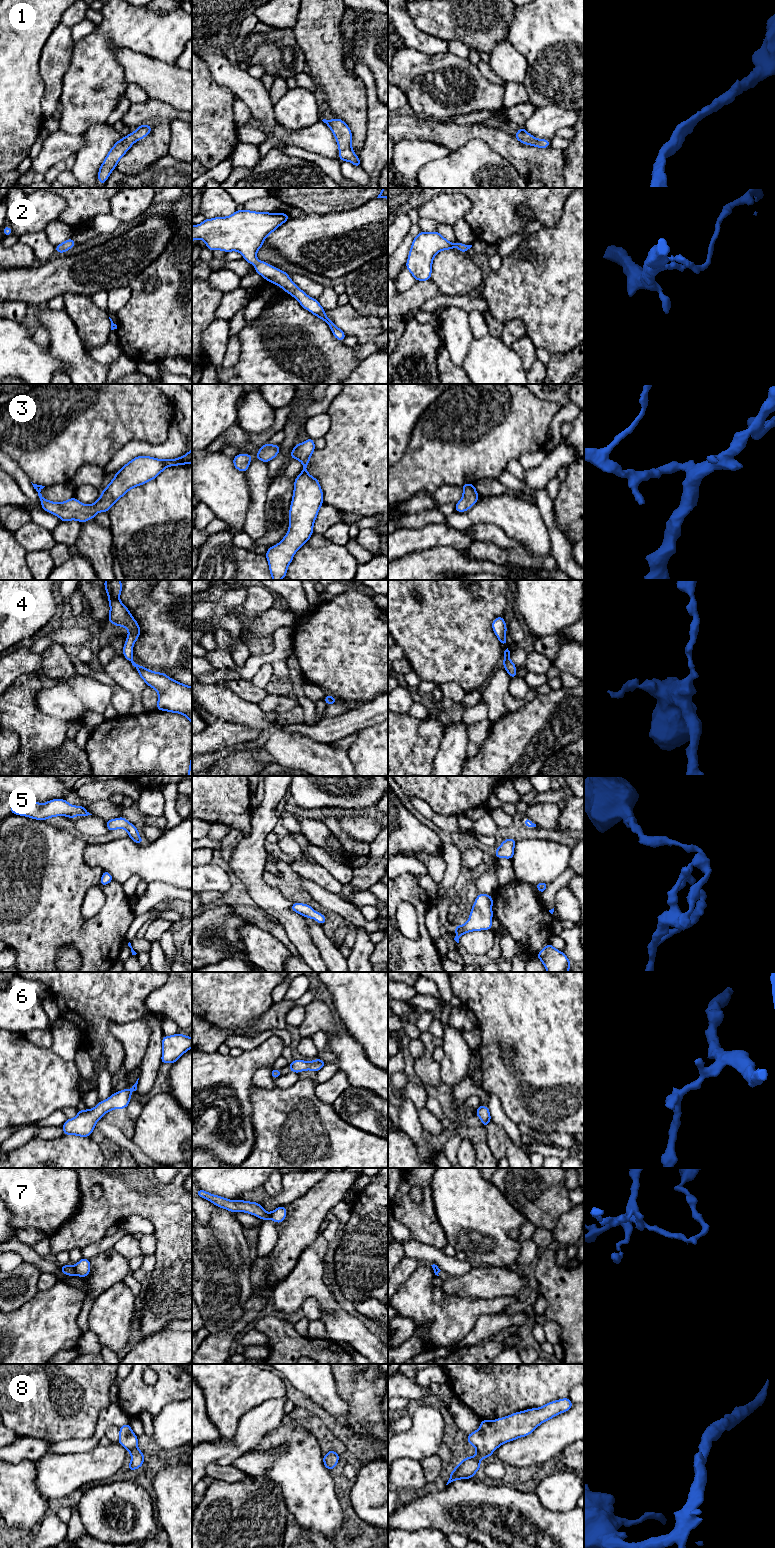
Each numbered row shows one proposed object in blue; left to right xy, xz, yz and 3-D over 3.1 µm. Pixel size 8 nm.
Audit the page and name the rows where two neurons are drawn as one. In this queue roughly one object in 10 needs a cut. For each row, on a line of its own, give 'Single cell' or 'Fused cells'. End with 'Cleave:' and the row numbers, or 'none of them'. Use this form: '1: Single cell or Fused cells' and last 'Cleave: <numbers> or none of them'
1: Single cell
2: Single cell
3: Single cell
4: Single cell
5: Single cell
6: Single cell
7: Fused cells
8: Single cell
Cleave: 7

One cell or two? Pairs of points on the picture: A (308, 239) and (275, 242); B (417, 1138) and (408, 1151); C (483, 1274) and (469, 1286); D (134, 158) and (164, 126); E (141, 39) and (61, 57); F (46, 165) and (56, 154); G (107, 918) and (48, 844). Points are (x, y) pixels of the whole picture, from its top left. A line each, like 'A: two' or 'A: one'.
A: one
B: two
C: one
D: one
E: two
F: one
G: one

